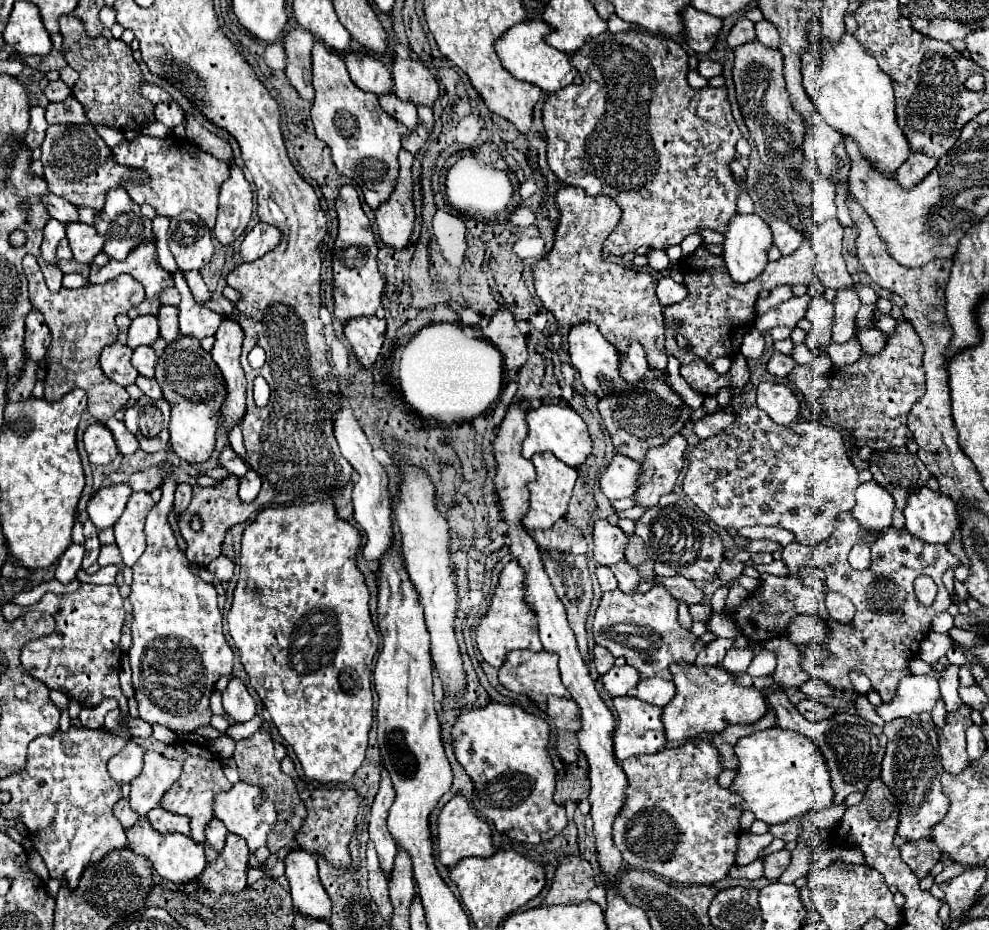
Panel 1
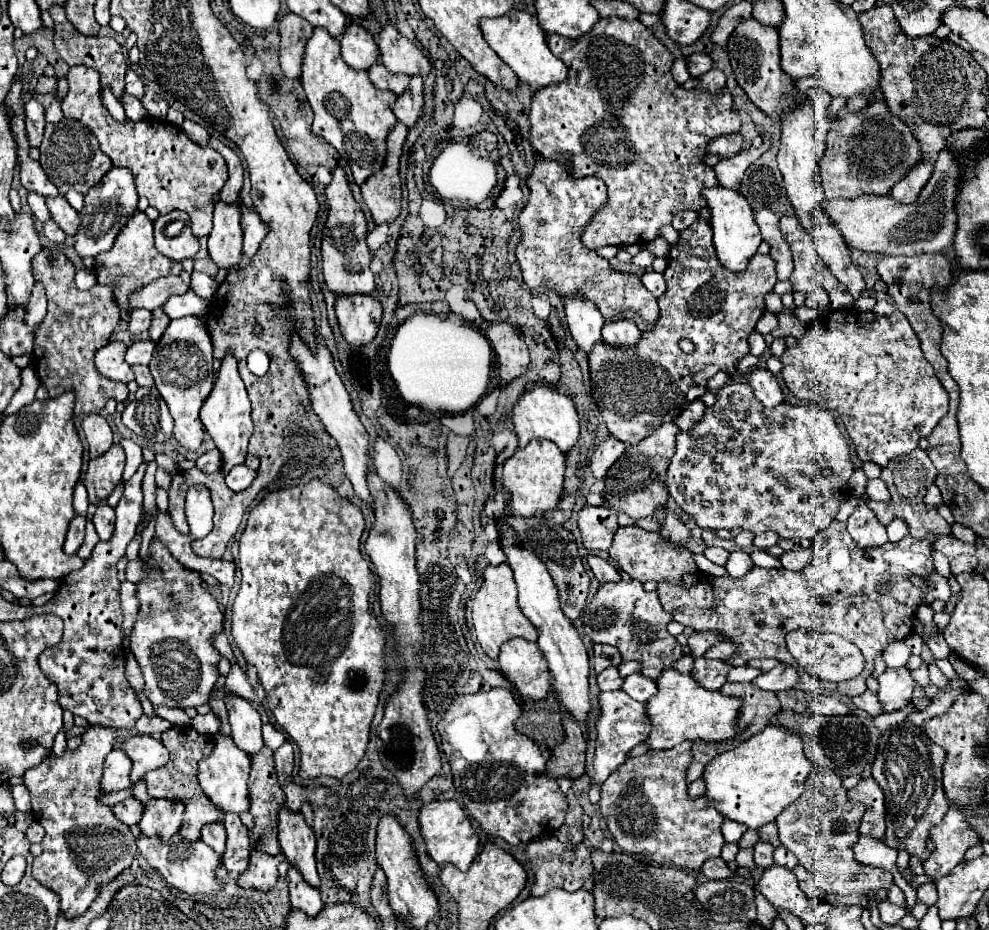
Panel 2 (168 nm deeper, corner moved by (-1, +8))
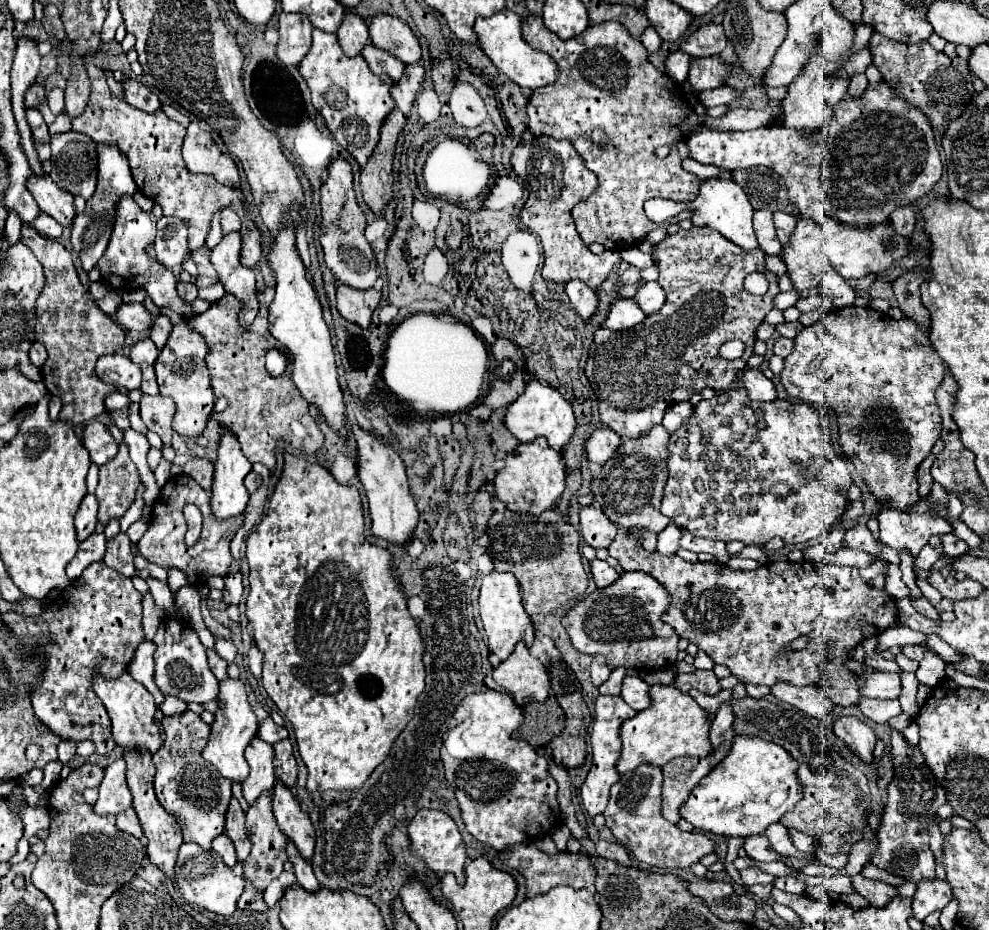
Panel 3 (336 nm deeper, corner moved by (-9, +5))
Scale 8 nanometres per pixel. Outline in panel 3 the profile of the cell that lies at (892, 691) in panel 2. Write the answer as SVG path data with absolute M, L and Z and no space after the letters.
M868 672L866 680L858 680L862 696L868 698L898 698L902 692L900 674L884 674L884 672Z

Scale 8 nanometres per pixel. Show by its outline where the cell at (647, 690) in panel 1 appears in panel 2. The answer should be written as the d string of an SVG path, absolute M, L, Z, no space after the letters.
M634 673L634 675L628 675L624 679L622 691L626 691L632 699L636 699L640 703L646 703L656 693L656 687L654 687L652 679L644 677L642 673Z

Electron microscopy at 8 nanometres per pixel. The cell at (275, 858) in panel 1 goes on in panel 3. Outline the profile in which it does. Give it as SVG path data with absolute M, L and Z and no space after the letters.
M246 882L244 892L238 900L238 908L248 908L248 910L268 910L266 902L264 902L264 892L262 894L254 894L254 890L250 890L250 882Z

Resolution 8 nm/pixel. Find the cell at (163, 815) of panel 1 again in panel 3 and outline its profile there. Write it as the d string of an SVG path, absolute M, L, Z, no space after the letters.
M126 752L124 754L124 760L128 764L128 786L132 790L132 796L134 796L134 810L140 818L140 824L142 824L142 830L144 830L144 836L148 838L148 846L146 846L146 852L150 856L150 860L168 876L168 878L174 878L174 862L176 862L176 856L178 856L178 848L180 844L184 842L182 840L182 830L178 826L178 820L166 812L162 808L162 804L158 802L156 794L154 794L154 786L152 786L152 780L154 780L154 764L152 764L152 754L148 752Z

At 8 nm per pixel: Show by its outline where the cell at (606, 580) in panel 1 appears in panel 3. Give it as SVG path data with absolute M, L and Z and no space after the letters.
M592 560L590 562L590 568L592 568L592 574L594 574L594 580L598 584L598 588L606 588L610 584L614 584L618 580L618 572L604 560Z

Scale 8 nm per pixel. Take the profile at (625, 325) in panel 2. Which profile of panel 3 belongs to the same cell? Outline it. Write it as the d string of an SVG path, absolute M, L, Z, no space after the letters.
M626 298L614 302L604 326L610 330L630 330L636 324L644 322L644 318L646 314L640 310L640 306L632 298Z

